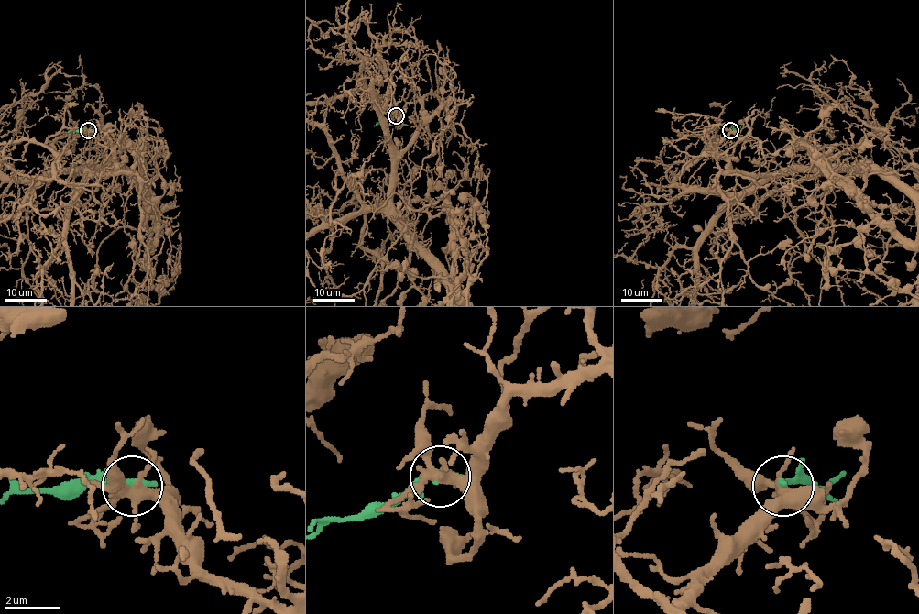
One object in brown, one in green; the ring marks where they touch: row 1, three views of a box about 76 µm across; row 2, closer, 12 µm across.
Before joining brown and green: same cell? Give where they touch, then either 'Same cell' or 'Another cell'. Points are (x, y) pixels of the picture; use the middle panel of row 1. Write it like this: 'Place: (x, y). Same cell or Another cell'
Place: (396, 115). Another cell

